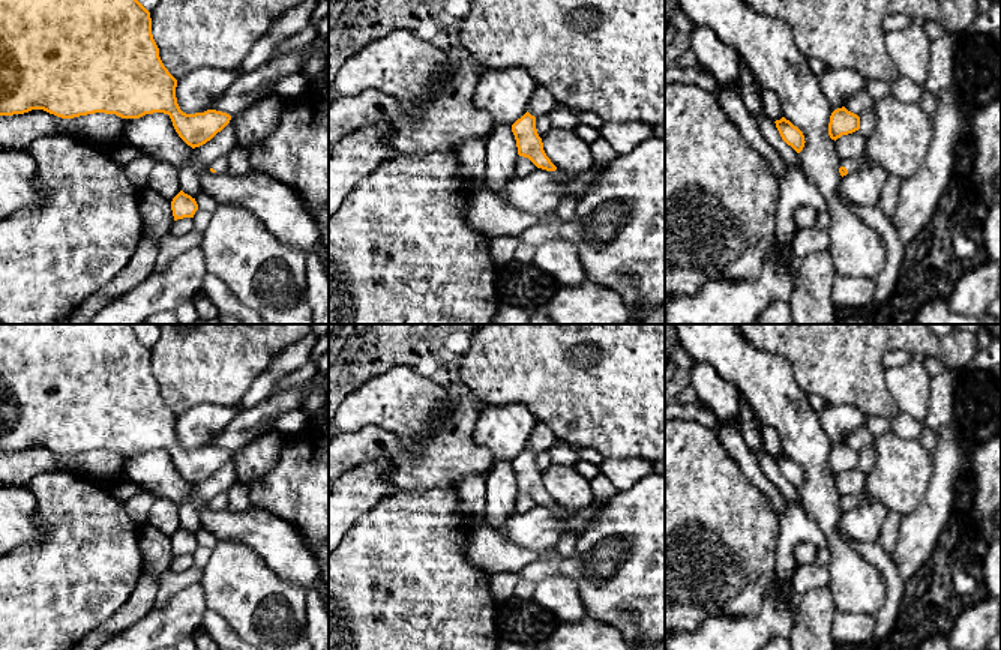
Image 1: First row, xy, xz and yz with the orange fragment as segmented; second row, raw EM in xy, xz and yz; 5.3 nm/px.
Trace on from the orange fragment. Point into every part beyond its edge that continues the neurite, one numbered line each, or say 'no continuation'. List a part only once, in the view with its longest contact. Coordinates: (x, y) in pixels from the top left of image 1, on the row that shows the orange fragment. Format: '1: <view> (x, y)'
1: yz (851, 165)

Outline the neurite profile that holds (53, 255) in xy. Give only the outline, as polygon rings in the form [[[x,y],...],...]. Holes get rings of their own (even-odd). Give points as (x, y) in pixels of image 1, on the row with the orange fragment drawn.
[[[66,135],[39,137],[32,143],[29,153],[36,162],[36,186],[42,203],[20,209],[0,222],[0,324],[56,324],[62,315],[75,309],[116,278],[126,267],[144,236],[144,224],[138,210],[141,189],[128,179],[125,167],[114,162],[111,156],[78,138]]]

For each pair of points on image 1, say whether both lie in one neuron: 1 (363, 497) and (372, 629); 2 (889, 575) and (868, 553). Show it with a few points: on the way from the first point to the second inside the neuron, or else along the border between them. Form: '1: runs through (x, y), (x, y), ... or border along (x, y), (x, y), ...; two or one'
1: border along (395, 491), (365, 511), (344, 536); two
2: runs through (887, 569), (874, 556); one

